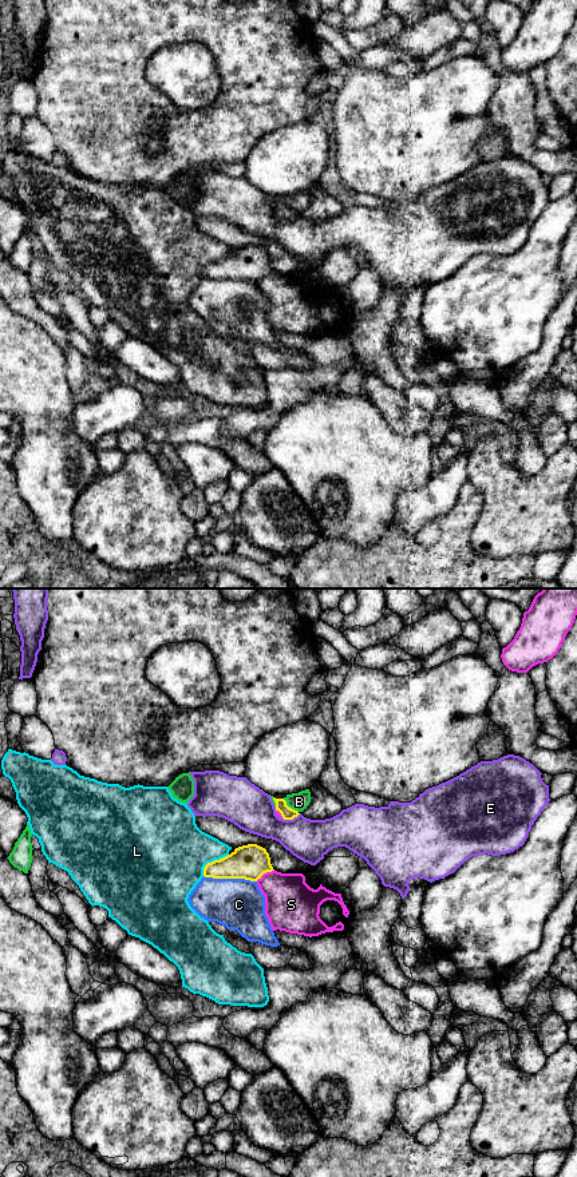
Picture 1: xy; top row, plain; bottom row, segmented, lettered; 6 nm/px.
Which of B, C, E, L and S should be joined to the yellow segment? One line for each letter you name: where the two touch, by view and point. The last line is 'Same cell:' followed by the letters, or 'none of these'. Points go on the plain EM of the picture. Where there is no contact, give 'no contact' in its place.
Same cell: none of these

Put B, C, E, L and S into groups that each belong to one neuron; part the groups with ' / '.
B / C / E / L / S

